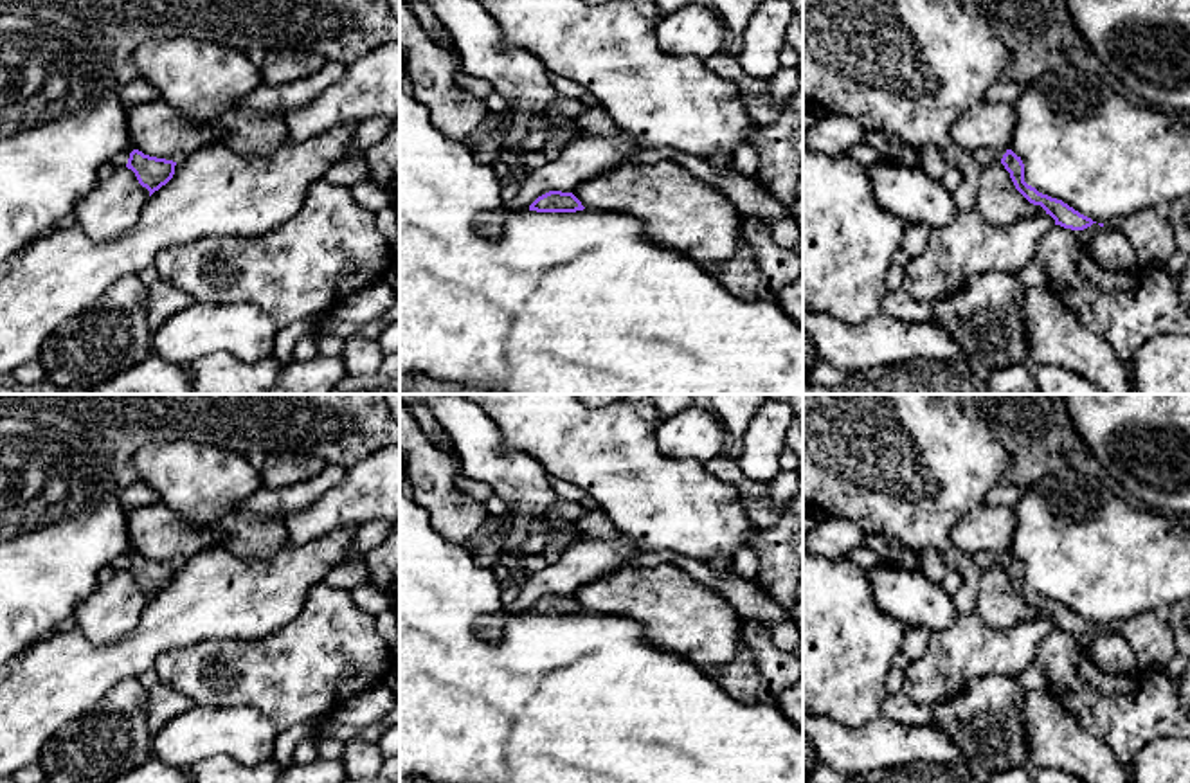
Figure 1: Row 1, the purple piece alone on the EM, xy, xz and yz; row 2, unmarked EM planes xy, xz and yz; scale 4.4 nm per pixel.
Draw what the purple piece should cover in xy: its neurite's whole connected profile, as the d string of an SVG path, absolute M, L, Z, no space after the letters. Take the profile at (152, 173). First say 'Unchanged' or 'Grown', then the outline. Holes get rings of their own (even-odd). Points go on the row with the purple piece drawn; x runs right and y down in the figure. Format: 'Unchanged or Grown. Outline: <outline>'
Grown. Outline: M133 149L115 155L112 166L131 169L139 184L146 187L151 196L173 178L176 162L149 157L139 149Z

